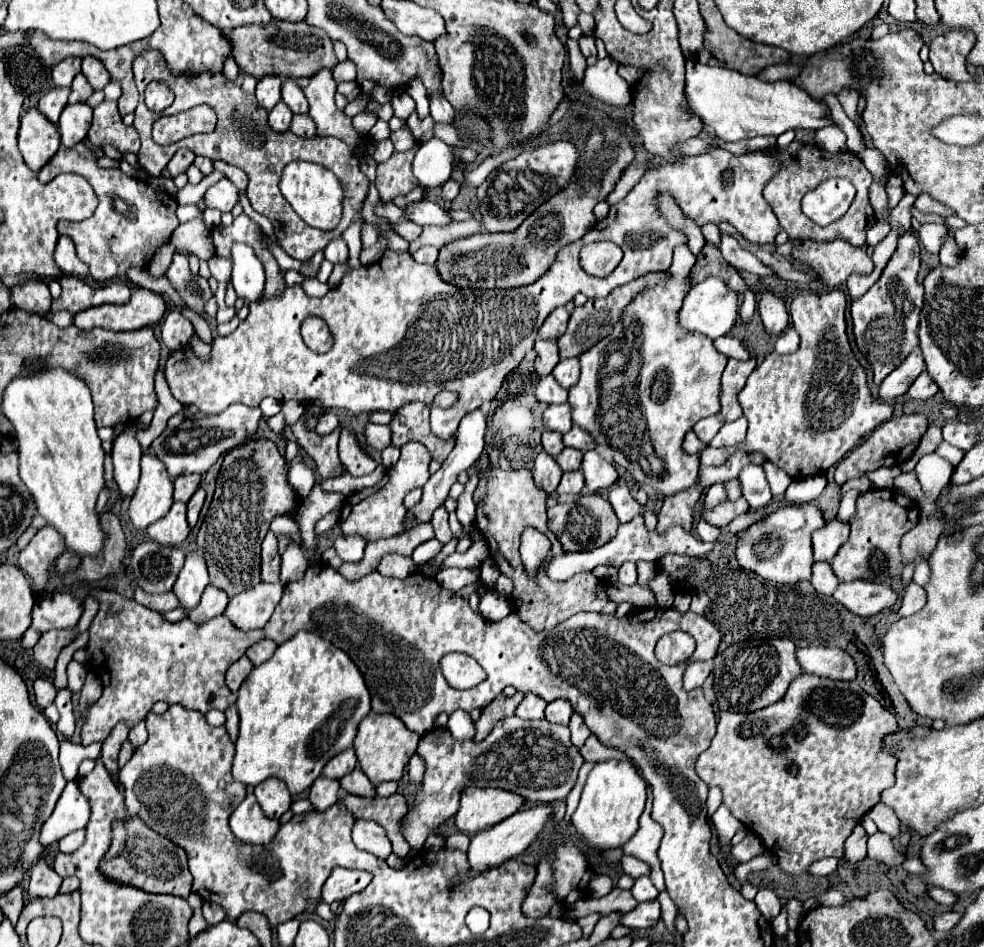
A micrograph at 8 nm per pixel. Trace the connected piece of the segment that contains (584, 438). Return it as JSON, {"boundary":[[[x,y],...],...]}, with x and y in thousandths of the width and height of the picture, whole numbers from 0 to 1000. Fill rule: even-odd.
{"boundary":[[[582,449],[580,455],[572,459],[572,470],[588,474],[588,476],[599,476],[599,474],[605,474],[605,464],[588,449]]]}

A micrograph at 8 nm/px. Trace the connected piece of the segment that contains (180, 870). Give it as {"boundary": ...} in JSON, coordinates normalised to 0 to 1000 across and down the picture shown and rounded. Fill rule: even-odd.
{"boundary":[[[129,863],[127,869],[119,869],[115,875],[115,890],[103,909],[103,920],[107,920],[107,924],[115,924],[115,928],[123,928],[125,932],[135,932],[151,943],[172,943],[190,949],[196,932],[190,909],[188,897],[160,882],[139,863]]]}

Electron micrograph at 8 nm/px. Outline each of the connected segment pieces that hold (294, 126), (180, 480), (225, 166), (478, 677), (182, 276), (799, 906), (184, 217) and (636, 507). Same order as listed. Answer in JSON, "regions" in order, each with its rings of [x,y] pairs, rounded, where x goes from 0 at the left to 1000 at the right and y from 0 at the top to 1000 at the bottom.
{"regions":[[[[300,121],[296,130],[296,140],[304,145],[320,145],[320,130],[314,121]]],[[[182,502],[176,508],[176,529],[190,531],[198,521],[198,516],[202,514],[202,508],[204,508],[204,502]]],[[[223,168],[223,170],[218,170],[218,178],[221,178],[221,181],[227,181],[227,183],[231,185],[231,189],[233,189],[241,200],[249,200],[249,197],[251,197],[251,185],[249,185],[249,181],[245,181],[243,176],[239,176],[239,174]]],[[[454,690],[448,694],[448,709],[462,728],[477,728],[494,716],[493,709],[480,694],[471,690]]],[[[178,267],[168,293],[176,301],[176,305],[182,309],[182,314],[188,318],[188,322],[192,322],[194,328],[198,328],[200,333],[206,335],[208,320],[216,314],[216,309],[212,305],[210,295],[194,288],[192,278],[190,278],[190,269]]],[[[802,949],[800,954],[800,964],[802,964],[802,979],[804,981],[810,981],[812,979],[812,973],[816,968],[816,951],[812,949]]],[[[198,215],[182,216],[179,222],[179,227],[183,235],[188,235],[199,229],[204,229],[206,224],[204,224]]],[[[625,512],[625,514],[621,514],[619,529],[623,531],[623,537],[625,537],[625,542],[627,542],[627,546],[629,546],[631,552],[641,550],[643,546],[647,546],[653,540],[653,535],[647,531],[647,527],[639,521],[637,512]]]]}

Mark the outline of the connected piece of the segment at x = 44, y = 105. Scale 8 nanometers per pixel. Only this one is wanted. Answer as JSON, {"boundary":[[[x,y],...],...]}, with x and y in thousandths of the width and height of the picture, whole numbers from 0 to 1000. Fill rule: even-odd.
{"boundary":[[[56,92],[56,94],[52,94],[48,100],[44,100],[42,105],[40,105],[40,111],[38,111],[38,115],[52,128],[52,130],[60,130],[60,121],[62,121],[62,117],[64,117],[64,113],[68,111],[68,105],[70,105],[70,94],[66,92],[66,94],[60,94],[60,92]]]}

